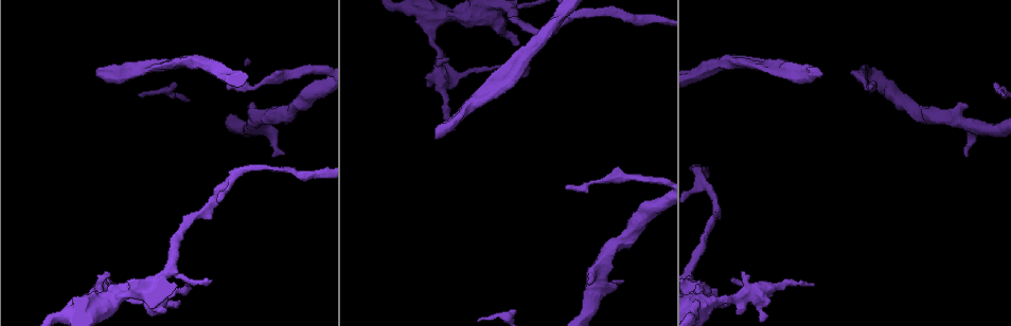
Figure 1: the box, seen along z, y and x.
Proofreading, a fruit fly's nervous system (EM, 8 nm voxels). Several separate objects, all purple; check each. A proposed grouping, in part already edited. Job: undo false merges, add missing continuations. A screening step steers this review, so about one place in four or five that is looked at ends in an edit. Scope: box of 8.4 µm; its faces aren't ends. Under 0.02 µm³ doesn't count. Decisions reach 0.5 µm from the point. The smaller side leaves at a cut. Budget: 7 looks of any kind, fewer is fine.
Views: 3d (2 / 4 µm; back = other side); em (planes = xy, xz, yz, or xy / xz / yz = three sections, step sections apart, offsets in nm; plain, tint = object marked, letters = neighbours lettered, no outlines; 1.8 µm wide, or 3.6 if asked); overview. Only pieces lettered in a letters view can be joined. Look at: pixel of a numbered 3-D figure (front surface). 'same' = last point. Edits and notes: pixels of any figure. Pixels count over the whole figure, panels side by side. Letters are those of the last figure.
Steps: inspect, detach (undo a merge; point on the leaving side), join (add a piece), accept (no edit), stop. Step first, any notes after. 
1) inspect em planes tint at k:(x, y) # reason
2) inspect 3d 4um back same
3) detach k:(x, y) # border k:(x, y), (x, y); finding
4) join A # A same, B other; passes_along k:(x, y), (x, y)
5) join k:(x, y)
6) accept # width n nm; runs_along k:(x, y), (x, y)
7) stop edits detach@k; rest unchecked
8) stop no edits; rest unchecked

inspect em planes letters at 1:(283, 153)

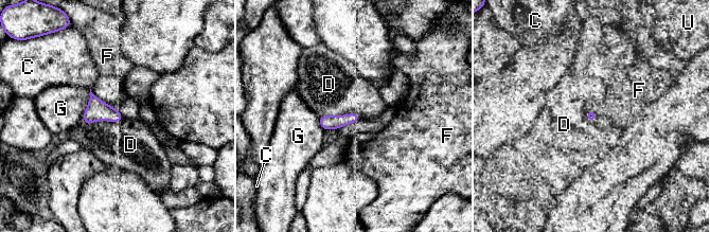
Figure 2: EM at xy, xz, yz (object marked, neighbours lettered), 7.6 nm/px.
accept # C other, D other, F other, G other, U other; border 2:(123, 118), (89, 124), (82, 119); none of them fits

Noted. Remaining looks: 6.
inspect 3d 2um at 1:(617, 15)

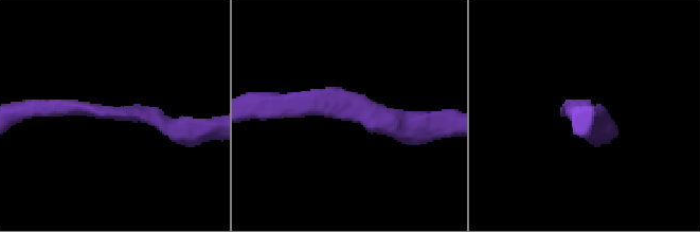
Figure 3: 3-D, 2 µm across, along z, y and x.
inspect em xz step 16 letters at 3:(347, 112) # arm_widths 190, 200 nm; need the tissue

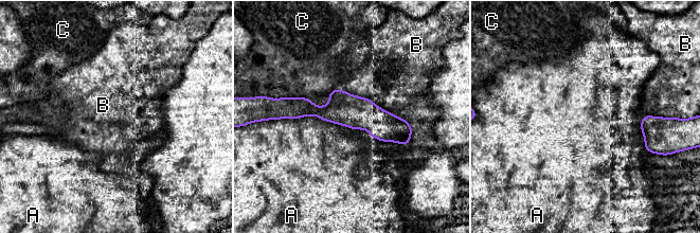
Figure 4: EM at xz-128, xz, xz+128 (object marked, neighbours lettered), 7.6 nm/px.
inspect em planes letters same

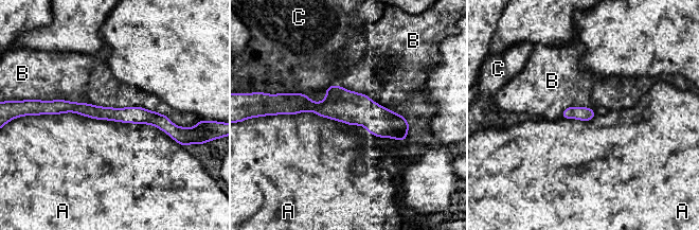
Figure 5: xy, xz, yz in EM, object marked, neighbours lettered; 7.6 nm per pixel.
accept # A other, B other, C other; border 5:(38, 113), (149, 123), (179, 144); all the same cell

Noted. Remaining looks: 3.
inspect em planes letters at 1:(99, 74) # long arm stops here

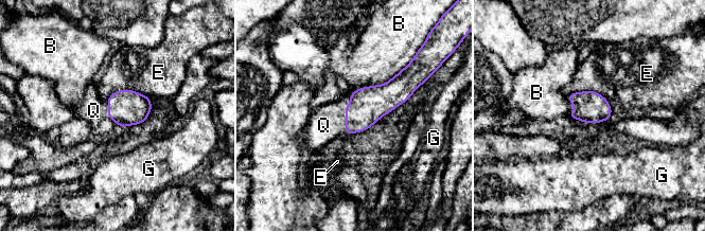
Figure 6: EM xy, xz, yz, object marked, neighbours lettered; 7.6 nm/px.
join Q # B other, E other, G other, Q same; the cell continues

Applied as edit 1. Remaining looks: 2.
stop edits join@6; rest unchecked

